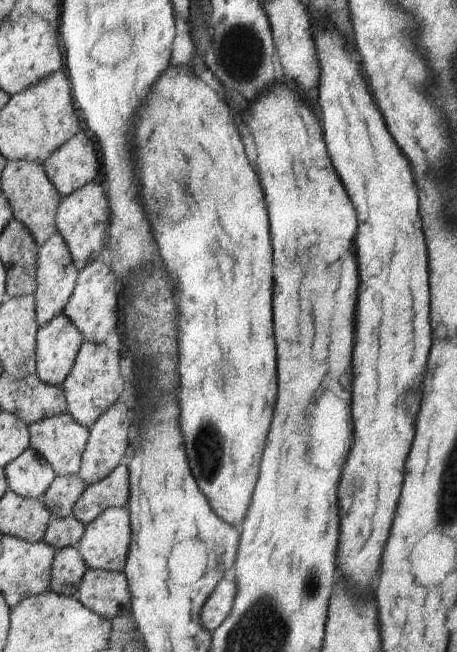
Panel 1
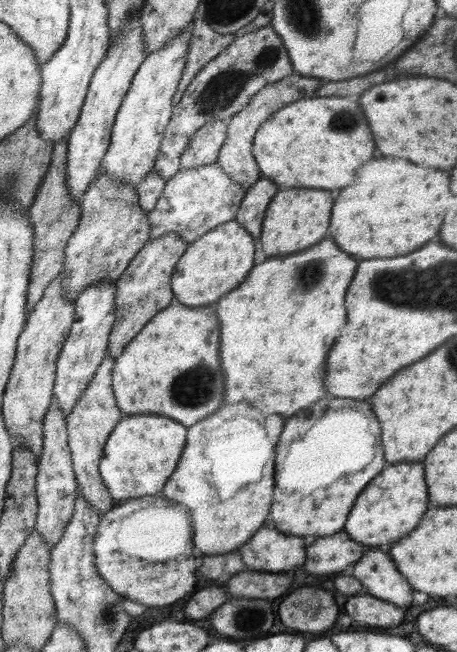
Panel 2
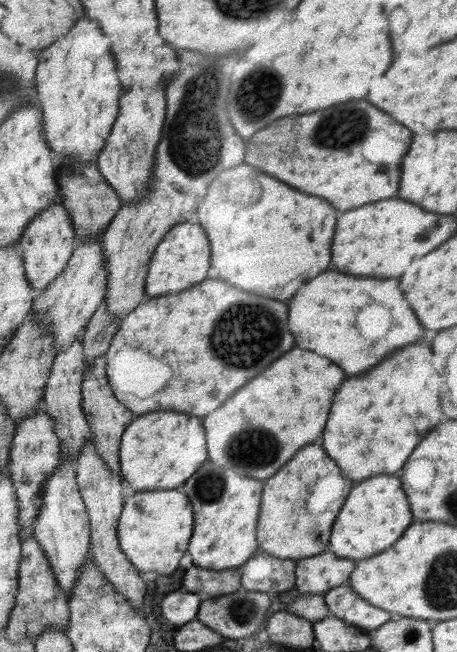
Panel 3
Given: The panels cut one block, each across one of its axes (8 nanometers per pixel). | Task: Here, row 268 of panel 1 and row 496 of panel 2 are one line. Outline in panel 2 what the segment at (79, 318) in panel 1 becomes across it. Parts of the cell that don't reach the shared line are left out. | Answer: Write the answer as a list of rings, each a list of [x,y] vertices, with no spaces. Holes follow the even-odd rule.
[[[108,354],[101,363],[95,379],[87,387],[74,411],[67,417],[69,439],[72,456],[74,459],[74,471],[78,477],[78,484],[86,499],[94,504],[98,510],[106,510],[113,506],[113,498],[110,489],[107,488],[100,471],[100,464],[105,455],[105,444],[115,426],[121,422],[123,412],[119,410],[117,396],[114,393],[114,368],[116,359]]]

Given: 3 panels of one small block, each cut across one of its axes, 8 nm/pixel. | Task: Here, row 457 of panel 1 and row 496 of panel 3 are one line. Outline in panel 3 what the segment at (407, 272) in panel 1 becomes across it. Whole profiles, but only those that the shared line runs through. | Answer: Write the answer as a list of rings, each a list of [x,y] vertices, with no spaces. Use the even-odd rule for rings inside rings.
[[[375,476],[357,484],[355,492],[351,492],[351,500],[347,500],[343,512],[339,514],[339,520],[335,522],[331,550],[343,558],[371,558],[391,548],[411,524],[411,504],[401,486],[401,480],[395,476]]]

